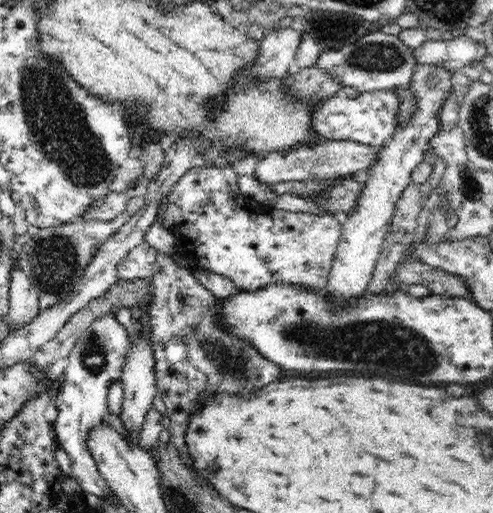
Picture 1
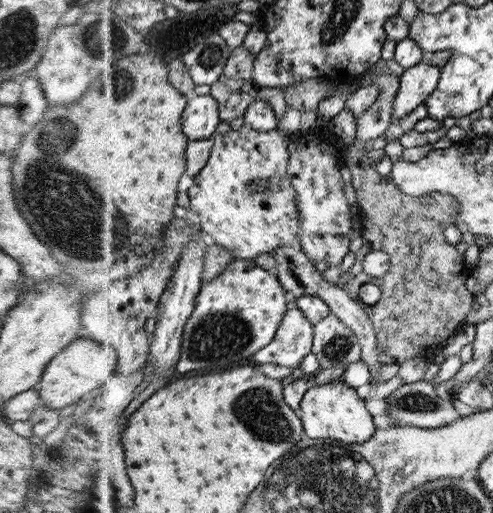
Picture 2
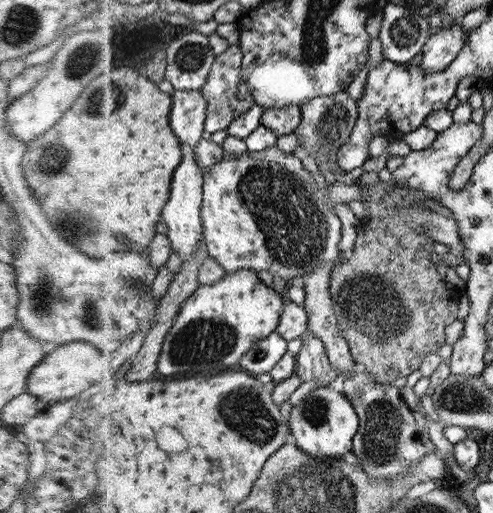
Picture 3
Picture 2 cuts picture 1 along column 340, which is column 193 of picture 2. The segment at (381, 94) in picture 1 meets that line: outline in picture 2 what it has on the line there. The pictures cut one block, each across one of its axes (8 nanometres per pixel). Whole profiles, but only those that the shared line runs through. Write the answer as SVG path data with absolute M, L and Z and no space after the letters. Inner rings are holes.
M212 94L193 95L183 116L185 131L191 141L214 138L222 121L221 104Z

